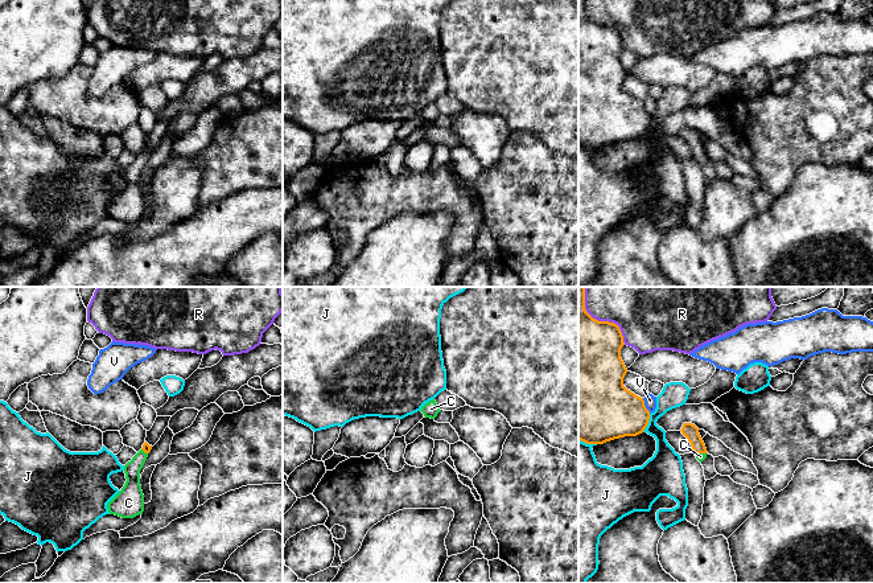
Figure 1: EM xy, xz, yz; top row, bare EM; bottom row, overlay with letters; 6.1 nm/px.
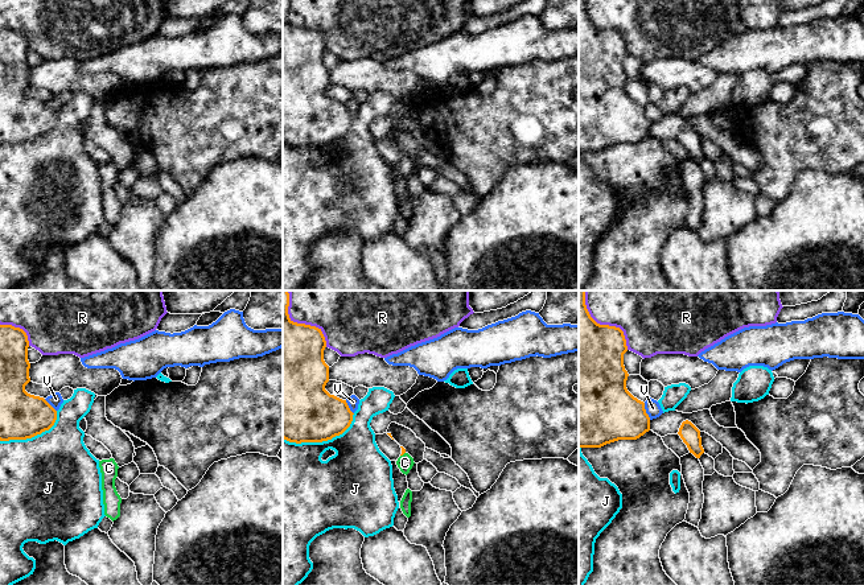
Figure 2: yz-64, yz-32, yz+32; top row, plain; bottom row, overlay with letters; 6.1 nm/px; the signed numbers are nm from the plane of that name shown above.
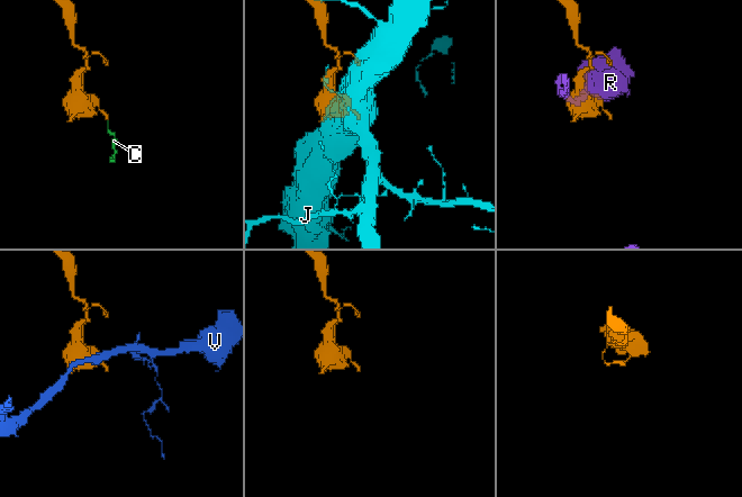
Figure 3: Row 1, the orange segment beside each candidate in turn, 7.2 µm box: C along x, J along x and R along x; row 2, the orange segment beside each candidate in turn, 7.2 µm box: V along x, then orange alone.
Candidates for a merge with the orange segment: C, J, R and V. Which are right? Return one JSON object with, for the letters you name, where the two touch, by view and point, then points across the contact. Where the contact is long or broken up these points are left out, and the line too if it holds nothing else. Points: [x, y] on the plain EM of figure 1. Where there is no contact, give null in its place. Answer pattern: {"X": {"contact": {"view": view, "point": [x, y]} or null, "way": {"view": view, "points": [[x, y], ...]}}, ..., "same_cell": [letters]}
{"C": {"contact": {"view": "yz", "point": [700, 156]}, "way": {"view": "yz", "points": [[688, 134], [700, 156], [700, 160]]}}, "same_cell": ["C"]}

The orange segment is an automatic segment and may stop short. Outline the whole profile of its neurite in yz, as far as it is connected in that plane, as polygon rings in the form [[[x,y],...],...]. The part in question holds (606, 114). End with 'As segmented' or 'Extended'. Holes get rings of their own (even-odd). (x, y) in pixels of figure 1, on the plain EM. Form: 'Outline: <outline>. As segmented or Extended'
Outline: [[[578,0],[578,144],[586,148],[637,140],[648,128],[643,102],[623,90],[623,49],[619,30],[593,22]]]. As segmented

